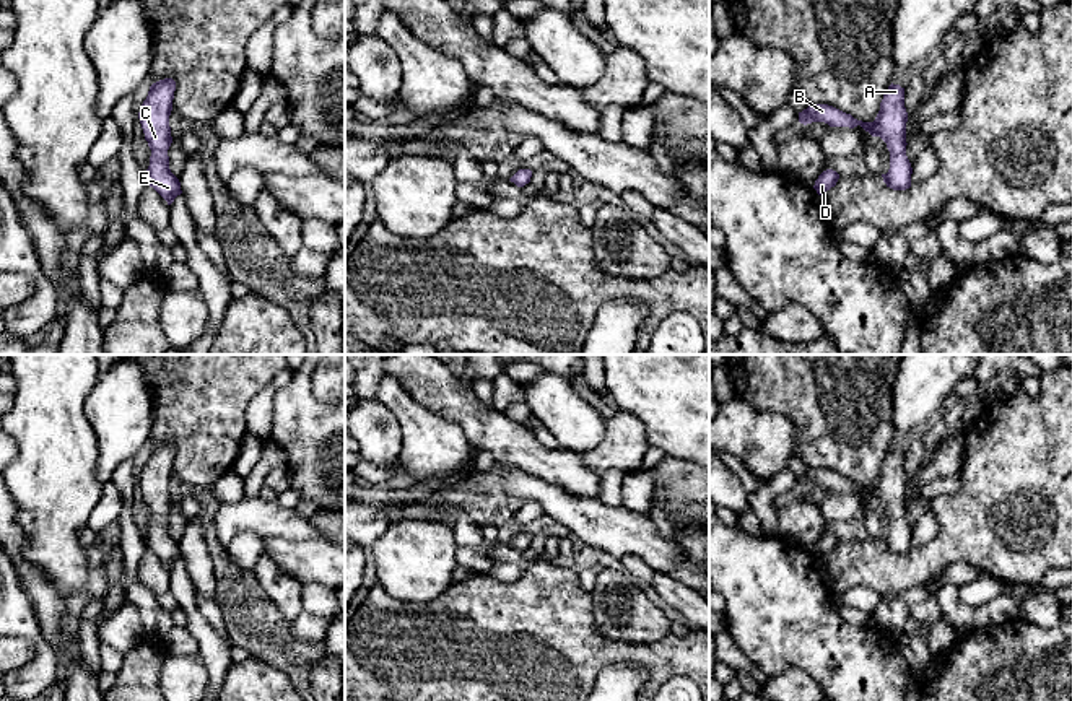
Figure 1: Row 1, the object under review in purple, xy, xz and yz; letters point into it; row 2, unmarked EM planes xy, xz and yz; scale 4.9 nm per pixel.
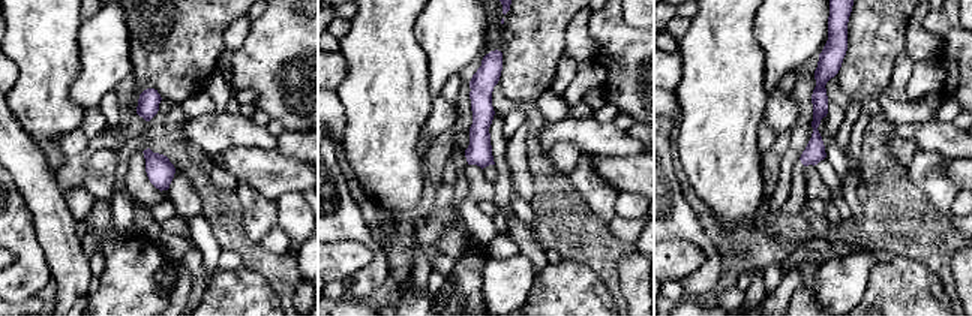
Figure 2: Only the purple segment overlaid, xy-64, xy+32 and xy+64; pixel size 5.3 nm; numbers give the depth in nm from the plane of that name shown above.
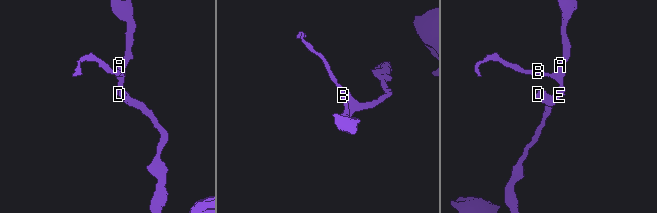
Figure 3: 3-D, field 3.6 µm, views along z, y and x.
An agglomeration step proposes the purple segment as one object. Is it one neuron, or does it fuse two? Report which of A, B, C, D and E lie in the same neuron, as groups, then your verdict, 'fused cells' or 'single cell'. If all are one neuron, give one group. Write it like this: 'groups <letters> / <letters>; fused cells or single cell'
groups A B C D E; single cell

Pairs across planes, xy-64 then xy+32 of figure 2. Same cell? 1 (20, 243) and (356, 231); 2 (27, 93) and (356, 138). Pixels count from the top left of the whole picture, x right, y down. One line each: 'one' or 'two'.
1: one
2: one

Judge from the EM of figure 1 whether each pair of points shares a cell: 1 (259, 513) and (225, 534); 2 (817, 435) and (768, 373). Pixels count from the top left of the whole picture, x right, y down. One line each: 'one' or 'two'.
1: one
2: one

